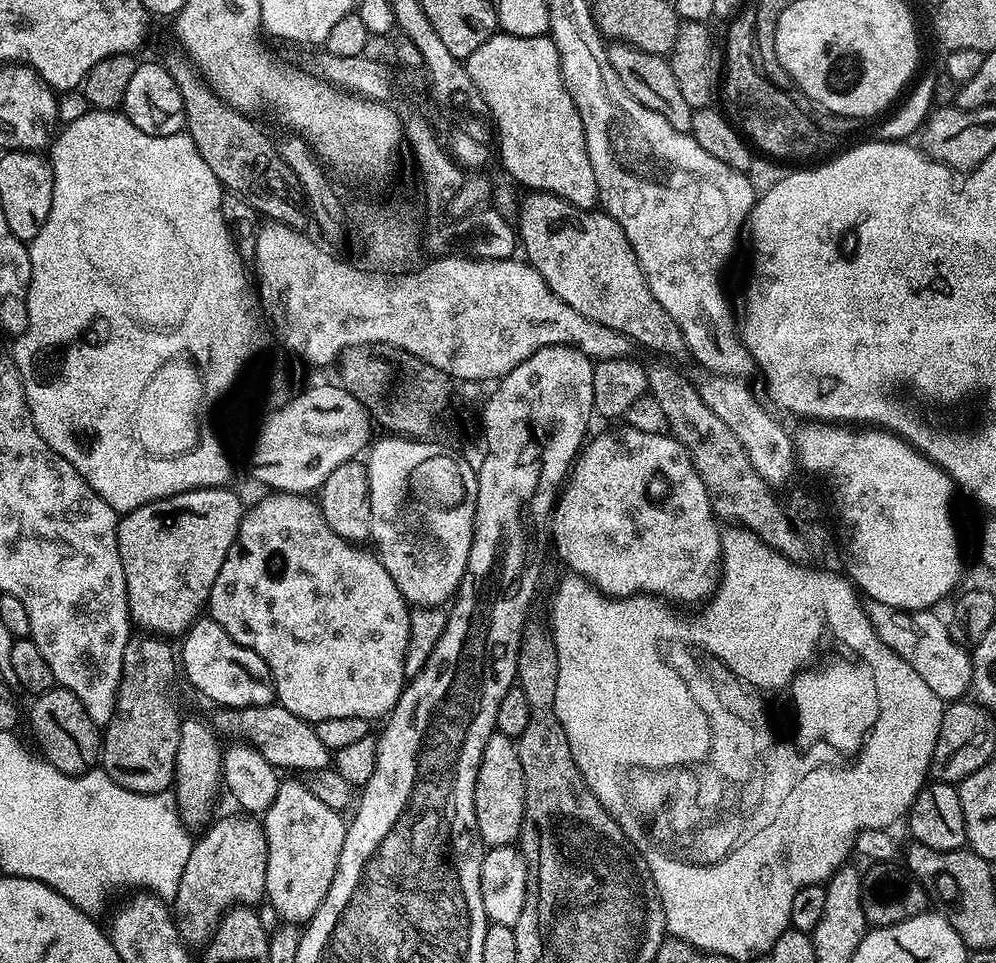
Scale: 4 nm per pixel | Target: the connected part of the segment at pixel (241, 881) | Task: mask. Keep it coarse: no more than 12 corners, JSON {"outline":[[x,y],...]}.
{"outline":[[251,815],[213,819],[174,901],[185,945],[265,899],[267,840]]}

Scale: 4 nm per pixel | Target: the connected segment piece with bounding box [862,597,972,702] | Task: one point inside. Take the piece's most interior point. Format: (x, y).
(921, 638)

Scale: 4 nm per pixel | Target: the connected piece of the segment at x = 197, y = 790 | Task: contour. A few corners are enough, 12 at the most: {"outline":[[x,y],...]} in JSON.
{"outline":[[185,717],[174,795],[185,827],[205,825],[223,783],[211,725]]}

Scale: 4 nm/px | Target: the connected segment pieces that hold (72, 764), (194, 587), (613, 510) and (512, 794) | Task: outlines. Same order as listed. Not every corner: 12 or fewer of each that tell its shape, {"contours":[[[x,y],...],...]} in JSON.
{"contours":[[[70,690],[35,697],[26,720],[62,774],[97,767],[101,729]],[[195,488],[116,525],[137,629],[183,637],[245,505]],[[585,443],[550,517],[575,575],[698,600],[721,525],[688,451]],[[495,731],[474,790],[476,829],[519,841],[526,778],[516,740]]]}

